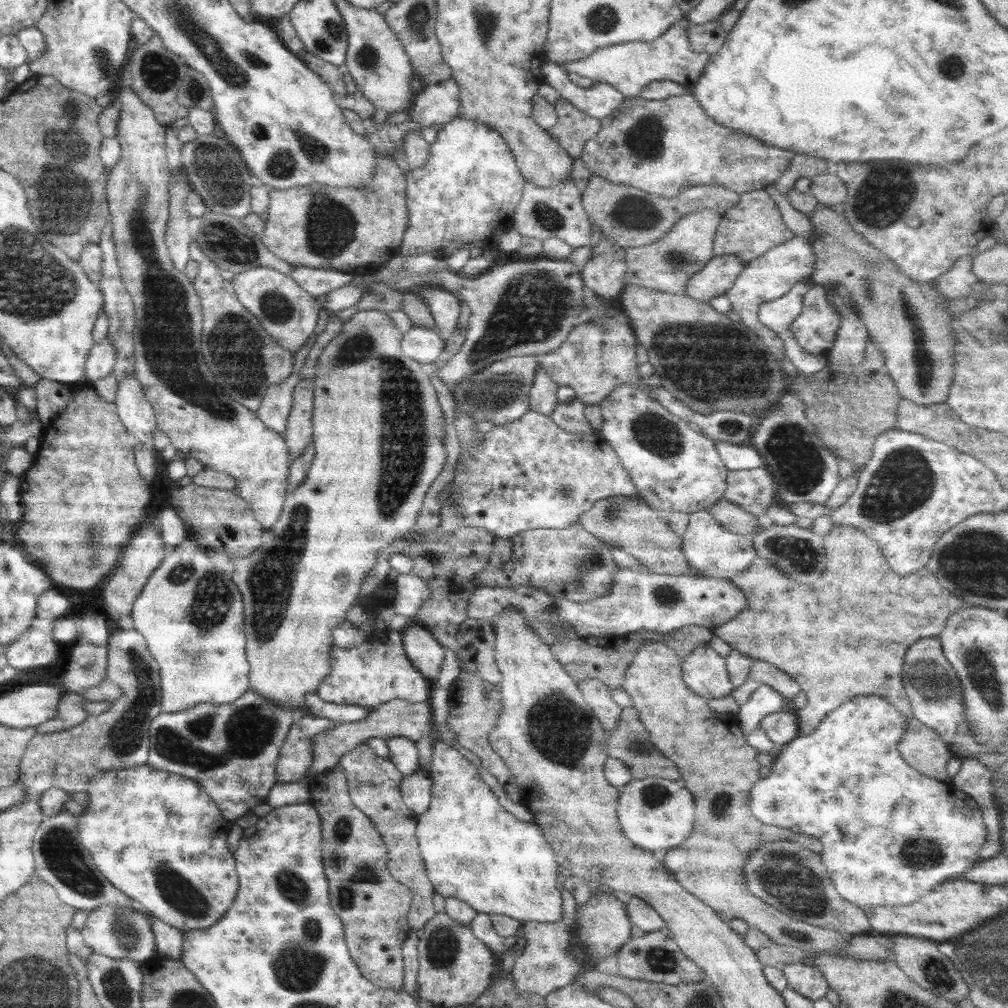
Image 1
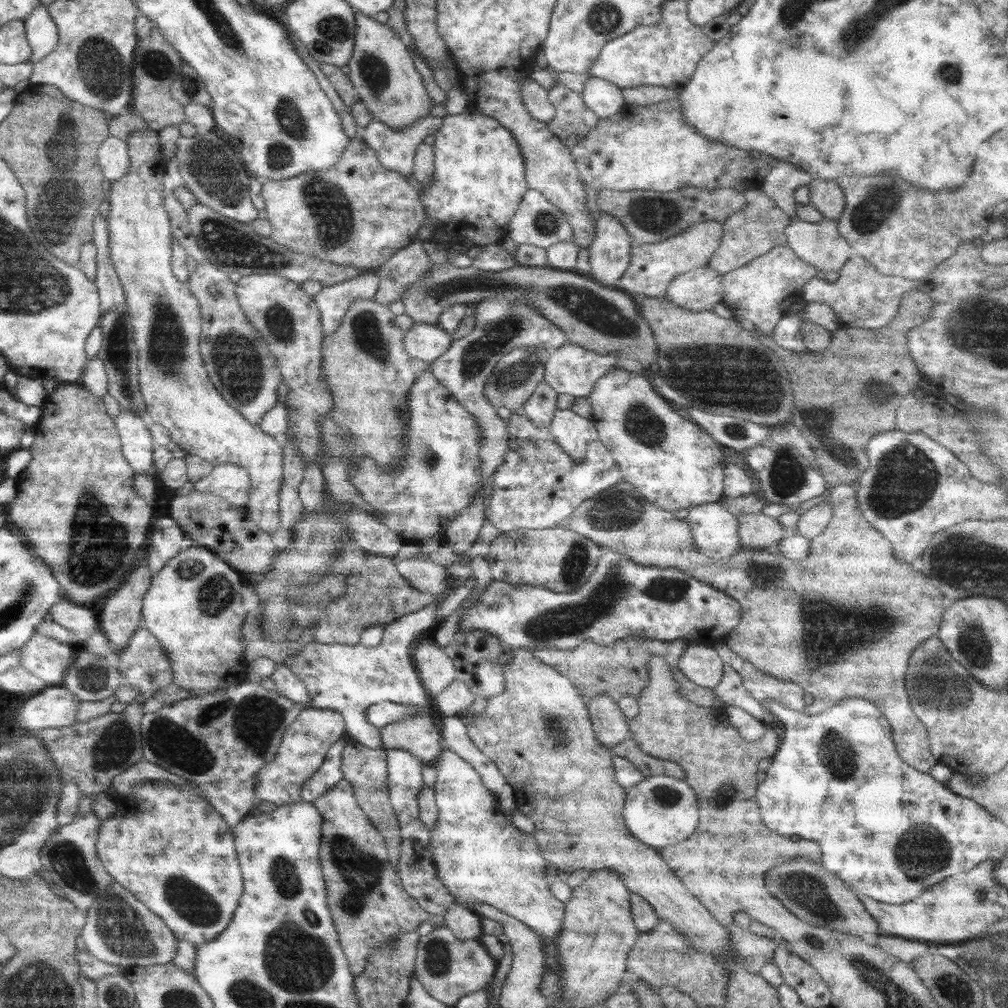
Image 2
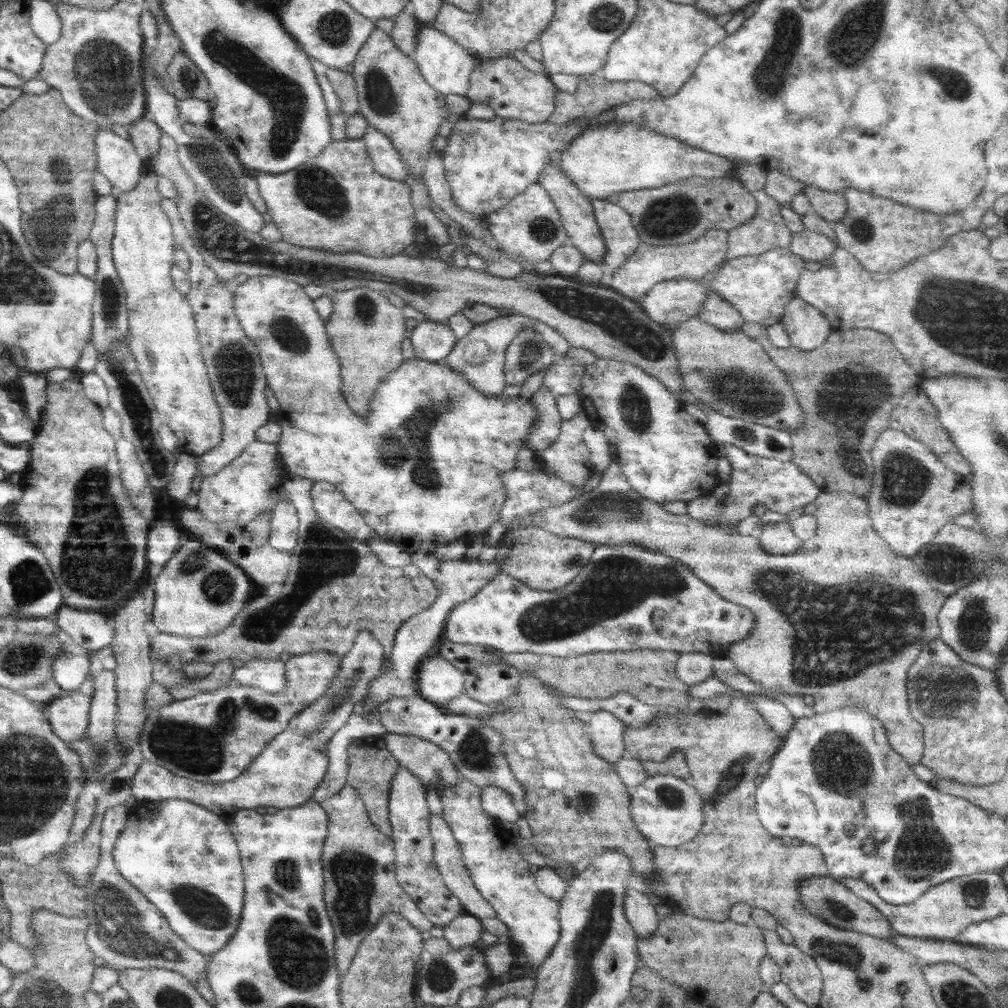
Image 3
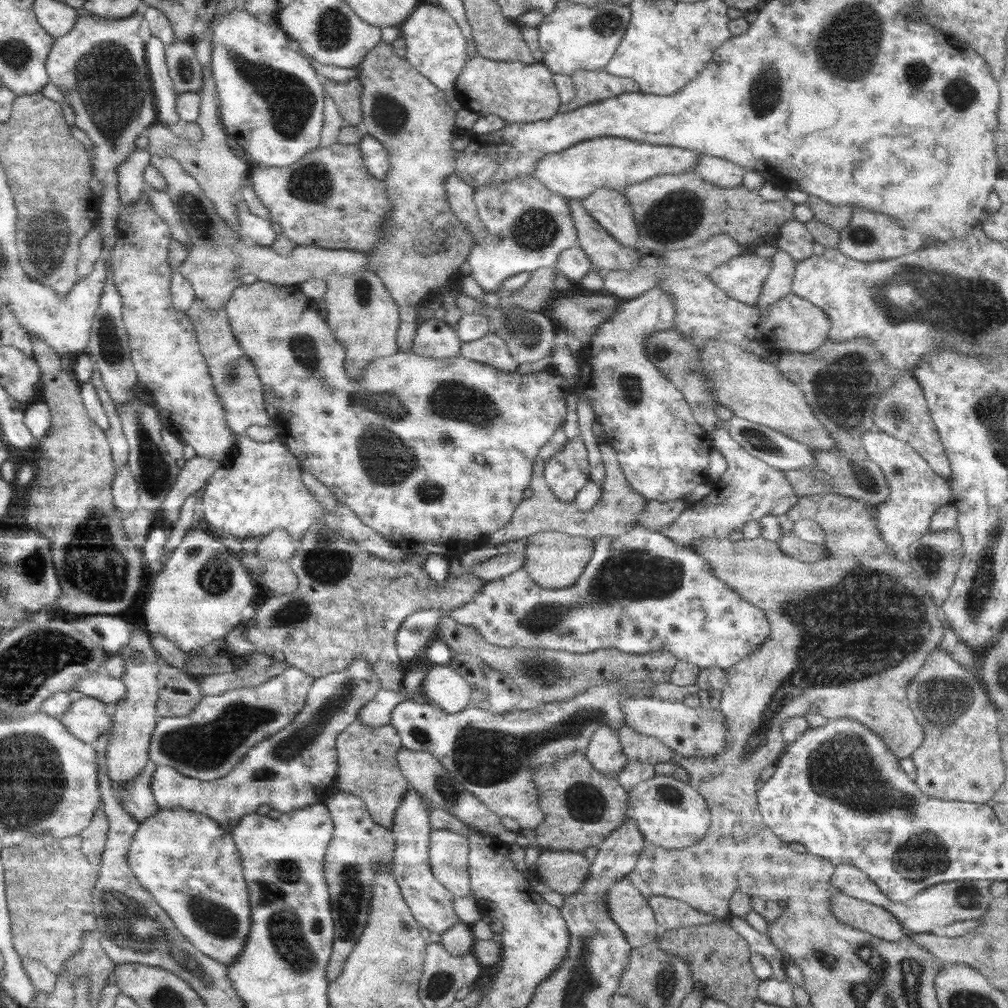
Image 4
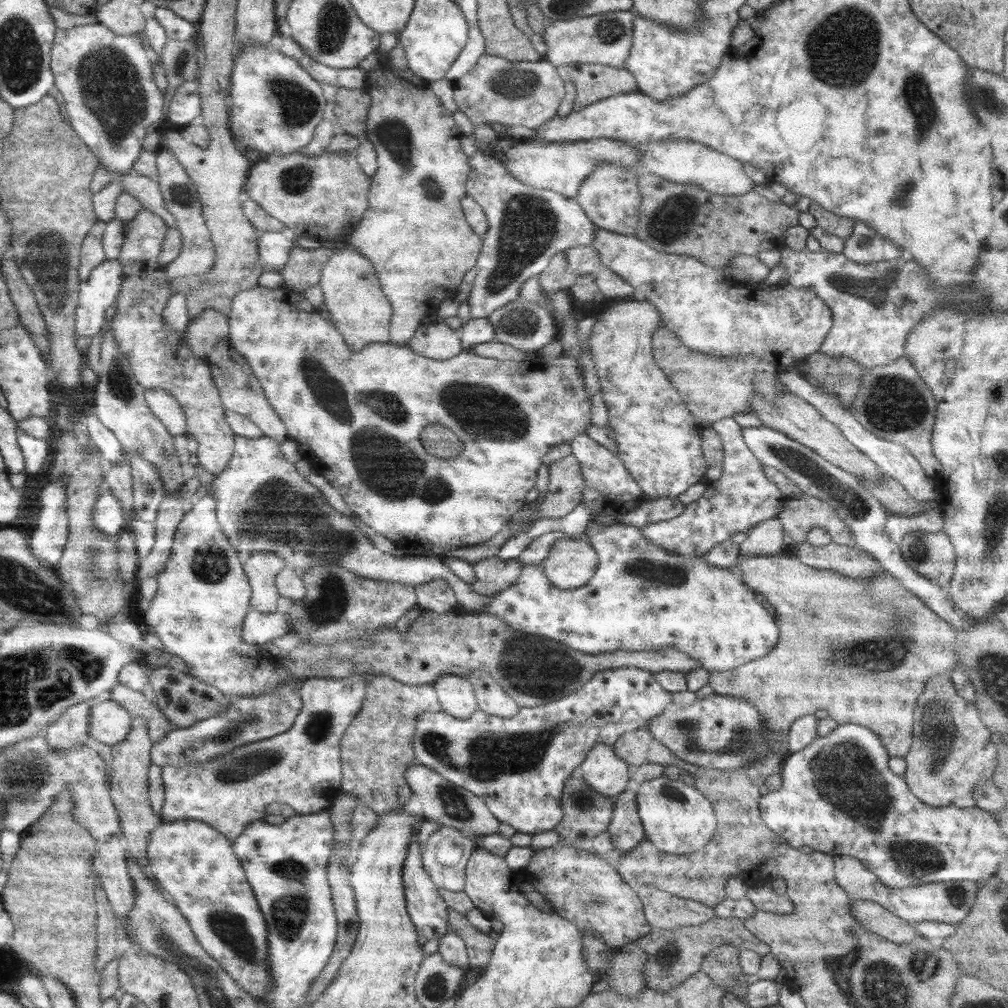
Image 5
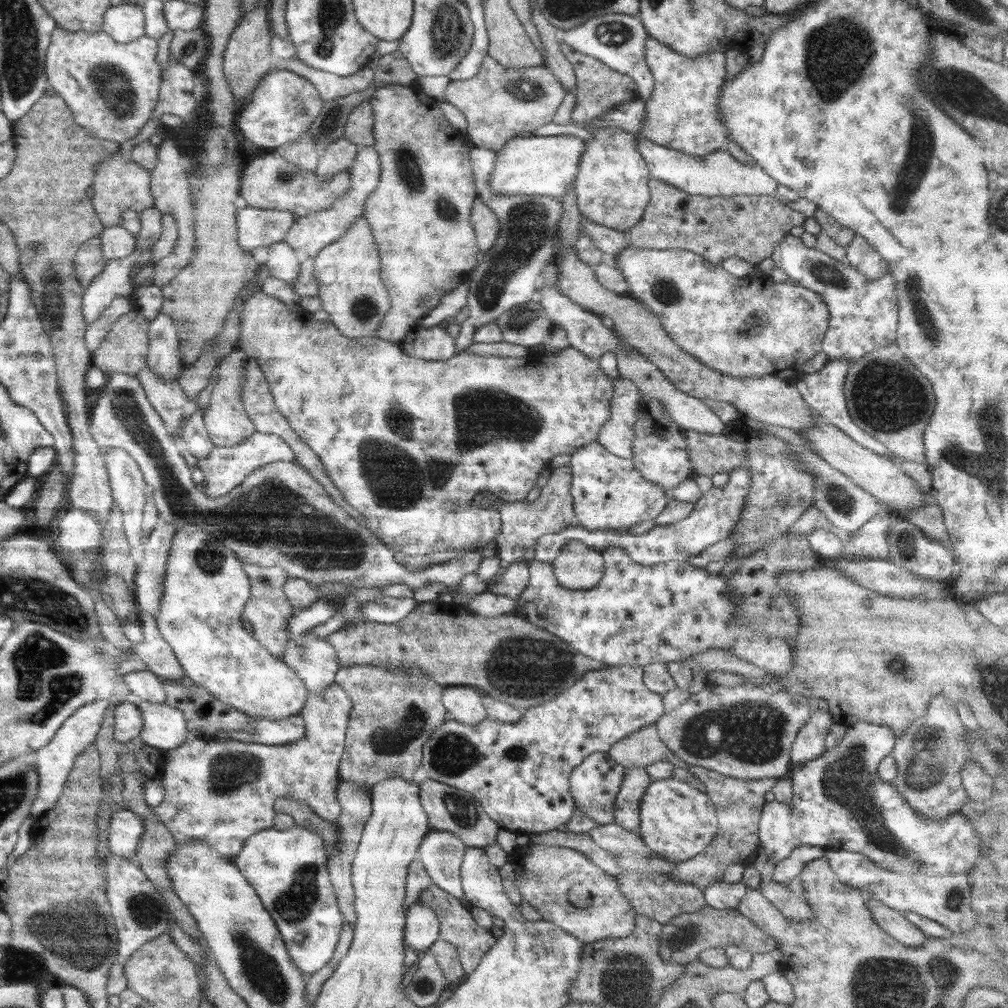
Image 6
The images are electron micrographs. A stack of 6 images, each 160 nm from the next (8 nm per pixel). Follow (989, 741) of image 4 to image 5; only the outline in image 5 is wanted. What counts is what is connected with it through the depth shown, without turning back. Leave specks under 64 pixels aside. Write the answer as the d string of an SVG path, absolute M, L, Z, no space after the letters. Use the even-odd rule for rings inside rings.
M932 676L924 692L918 698L918 704L913 712L913 735L911 749L903 756L907 764L902 778L917 799L928 806L936 808L956 806L958 808L972 808L975 800L972 791L981 780L992 779L994 769L998 764L997 745L992 741L991 730L980 718L977 706L960 698L954 690L954 684L948 676Z

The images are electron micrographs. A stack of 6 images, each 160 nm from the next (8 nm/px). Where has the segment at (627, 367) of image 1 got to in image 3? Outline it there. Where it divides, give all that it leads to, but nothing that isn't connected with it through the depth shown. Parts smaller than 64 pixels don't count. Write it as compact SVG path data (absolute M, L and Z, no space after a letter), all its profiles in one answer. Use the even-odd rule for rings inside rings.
M556 357L545 369L543 386L556 397L575 394L581 388L584 369L585 364L572 358Z

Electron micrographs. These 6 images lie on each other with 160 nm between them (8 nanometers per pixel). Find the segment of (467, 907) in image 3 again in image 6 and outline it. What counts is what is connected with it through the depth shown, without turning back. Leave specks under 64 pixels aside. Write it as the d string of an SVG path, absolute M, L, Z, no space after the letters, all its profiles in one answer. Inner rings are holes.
M430 828L417 852L433 884L460 900L465 898L460 867L466 849L463 840L454 833Z

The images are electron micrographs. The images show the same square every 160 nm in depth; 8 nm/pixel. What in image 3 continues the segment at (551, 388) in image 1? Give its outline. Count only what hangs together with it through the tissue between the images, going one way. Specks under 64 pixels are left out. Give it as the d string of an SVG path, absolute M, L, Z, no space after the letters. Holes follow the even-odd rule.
M540 387L532 395L531 402L537 408L537 415L526 445L530 450L540 452L559 437L562 418L557 409L557 397L546 387Z

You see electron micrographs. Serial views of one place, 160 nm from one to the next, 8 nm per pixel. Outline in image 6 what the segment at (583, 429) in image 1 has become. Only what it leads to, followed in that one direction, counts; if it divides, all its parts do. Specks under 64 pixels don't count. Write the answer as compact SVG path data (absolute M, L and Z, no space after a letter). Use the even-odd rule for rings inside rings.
M571 466L551 469L548 482L541 487L541 493L534 501L518 501L507 503L496 498L490 492L482 492L482 508L497 510L500 513L502 522L500 535L496 538L500 560L500 569L496 574L499 577L512 562L522 562L529 566L534 559L538 538L546 534L562 532L562 529L579 525L579 518L576 518L573 496L571 495Z

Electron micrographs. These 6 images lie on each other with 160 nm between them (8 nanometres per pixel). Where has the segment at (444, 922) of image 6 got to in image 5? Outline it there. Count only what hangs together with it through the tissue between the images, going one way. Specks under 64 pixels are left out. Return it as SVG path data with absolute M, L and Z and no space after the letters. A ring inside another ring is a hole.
M449 905L447 911L449 930L460 935L467 946L470 968L485 967L490 962L495 940L487 933L480 932L464 915Z

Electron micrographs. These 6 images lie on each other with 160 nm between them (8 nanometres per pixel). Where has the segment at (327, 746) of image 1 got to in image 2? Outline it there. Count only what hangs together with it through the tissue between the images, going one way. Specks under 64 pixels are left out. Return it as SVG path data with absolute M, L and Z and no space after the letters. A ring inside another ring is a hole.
M416 715L379 728L384 749L411 752L424 765L435 766L444 750L440 727L434 725L431 715Z

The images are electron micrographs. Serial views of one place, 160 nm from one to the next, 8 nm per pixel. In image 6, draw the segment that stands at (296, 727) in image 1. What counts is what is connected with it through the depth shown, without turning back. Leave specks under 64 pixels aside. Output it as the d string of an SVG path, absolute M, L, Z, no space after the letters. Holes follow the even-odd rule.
M335 682L321 693L308 693L300 715L305 722L305 737L293 743L269 745L238 740L204 740L190 735L176 748L166 751L160 779L166 794L164 801L152 807L153 813L172 833L178 847L200 841L234 860L245 840L264 829L273 827L274 804L279 798L306 803L320 818L335 820L341 813L337 798L340 783L339 764L345 749L345 732L351 714L352 701L347 692Z

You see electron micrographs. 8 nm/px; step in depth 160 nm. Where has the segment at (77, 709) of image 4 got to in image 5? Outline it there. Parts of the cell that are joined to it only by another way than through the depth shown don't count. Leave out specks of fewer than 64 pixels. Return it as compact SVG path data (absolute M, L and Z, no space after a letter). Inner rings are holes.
M111 699L91 700L89 710L89 736L113 745L125 739L131 729L133 716Z

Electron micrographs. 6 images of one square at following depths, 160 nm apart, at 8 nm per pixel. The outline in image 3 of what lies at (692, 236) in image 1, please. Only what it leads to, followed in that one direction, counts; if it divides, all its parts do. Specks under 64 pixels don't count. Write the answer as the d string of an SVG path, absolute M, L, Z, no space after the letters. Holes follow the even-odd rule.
M708 229L702 237L686 244L677 244L672 246L653 245L641 241L632 256L624 262L622 266L612 270L612 282L608 286L616 292L623 294L632 300L640 301L651 288L662 281L674 280L679 278L694 279L700 281L704 275L711 273L718 268L727 257L728 233L724 229Z

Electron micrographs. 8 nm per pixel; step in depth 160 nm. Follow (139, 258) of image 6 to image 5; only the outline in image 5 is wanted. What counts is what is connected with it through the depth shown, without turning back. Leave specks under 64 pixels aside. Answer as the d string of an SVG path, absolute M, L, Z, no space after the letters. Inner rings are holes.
M104 259L92 270L91 275L81 281L78 298L79 303L75 308L76 334L80 336L96 336L100 332L104 323L104 314L106 310L115 304L119 290L124 283L123 268L118 259Z

